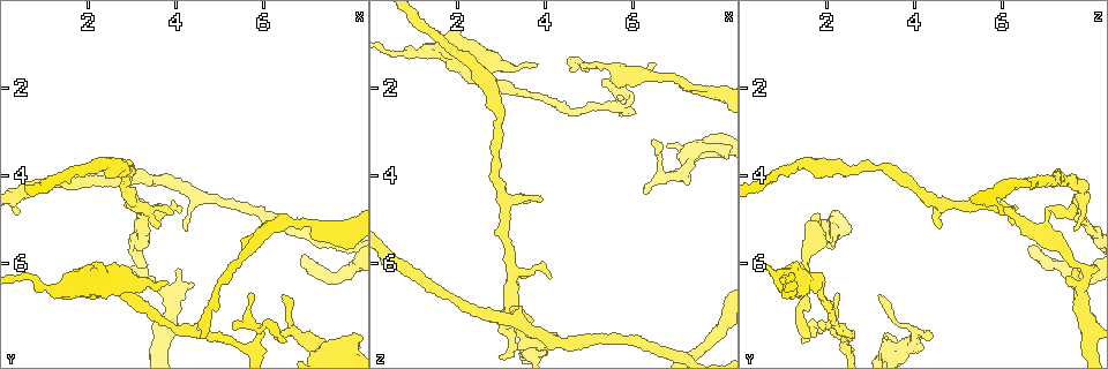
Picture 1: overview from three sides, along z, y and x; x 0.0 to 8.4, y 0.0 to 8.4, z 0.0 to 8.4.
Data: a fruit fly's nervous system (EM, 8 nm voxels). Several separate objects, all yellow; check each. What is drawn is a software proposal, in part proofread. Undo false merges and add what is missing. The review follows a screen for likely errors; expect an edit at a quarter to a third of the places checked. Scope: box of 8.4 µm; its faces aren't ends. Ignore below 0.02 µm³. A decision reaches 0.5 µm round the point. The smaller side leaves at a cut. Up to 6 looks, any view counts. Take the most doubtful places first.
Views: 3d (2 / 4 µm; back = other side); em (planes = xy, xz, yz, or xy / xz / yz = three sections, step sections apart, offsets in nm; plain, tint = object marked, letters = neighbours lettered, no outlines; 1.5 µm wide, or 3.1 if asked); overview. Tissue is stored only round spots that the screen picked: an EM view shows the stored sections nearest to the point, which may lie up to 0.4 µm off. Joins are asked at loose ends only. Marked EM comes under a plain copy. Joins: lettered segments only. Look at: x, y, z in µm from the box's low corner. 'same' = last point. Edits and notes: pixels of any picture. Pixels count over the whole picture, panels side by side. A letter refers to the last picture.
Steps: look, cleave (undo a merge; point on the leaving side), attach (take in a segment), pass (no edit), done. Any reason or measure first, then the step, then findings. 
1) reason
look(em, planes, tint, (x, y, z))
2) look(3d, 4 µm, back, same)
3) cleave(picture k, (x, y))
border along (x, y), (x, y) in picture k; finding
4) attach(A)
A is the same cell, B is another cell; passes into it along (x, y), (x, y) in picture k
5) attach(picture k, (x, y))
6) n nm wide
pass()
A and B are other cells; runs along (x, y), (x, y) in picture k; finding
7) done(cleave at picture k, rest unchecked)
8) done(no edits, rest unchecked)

end of a long branch
look(3d, 2 µm, (4.55, 7.70, 1.50))

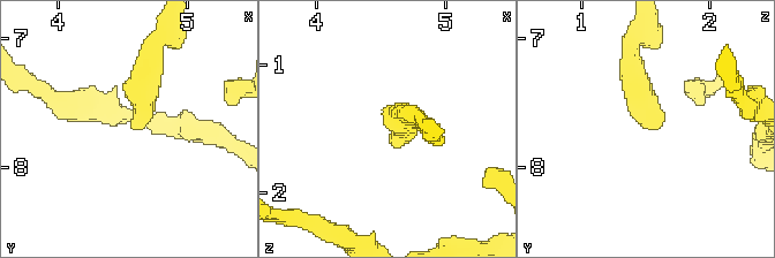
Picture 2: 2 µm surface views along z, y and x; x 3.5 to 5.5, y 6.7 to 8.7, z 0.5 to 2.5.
look(em, planes, tint, (4.58, 7.72, 1.58))

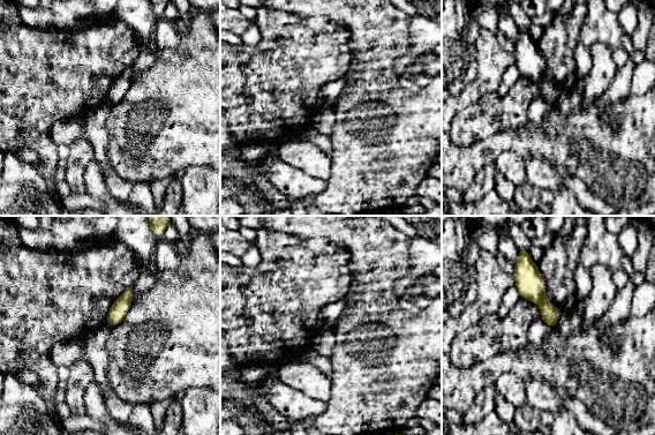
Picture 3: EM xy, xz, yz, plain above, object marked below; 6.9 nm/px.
see the neighbours
look(em, planes, letters, same)

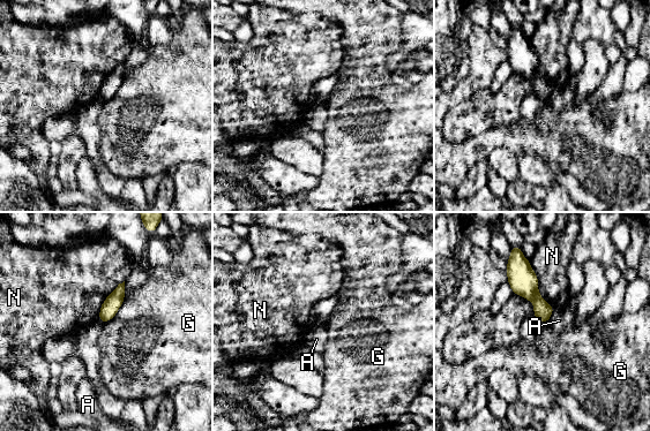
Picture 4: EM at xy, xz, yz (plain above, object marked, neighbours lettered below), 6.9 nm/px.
pass()
A, G and N are other cells; border along (125, 296), (118, 311), (103, 323) in picture 4; none of them fits

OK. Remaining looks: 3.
free end
look(em, yz, step 8, letters, (6.40, 7.75, 4.40))

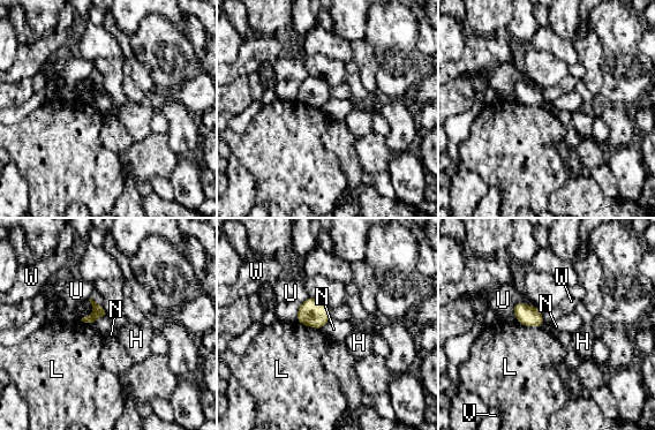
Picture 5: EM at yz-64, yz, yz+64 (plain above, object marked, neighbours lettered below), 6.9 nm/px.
U touches over 190 nm
pass()
H, L, N, U, V and W are other cells; border along (330, 318), (321, 329) in picture 5; no lettered segment goes on from it

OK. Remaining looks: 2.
calibre changes
look(em, planes, letters, (3.05, 6.80, 1.95))

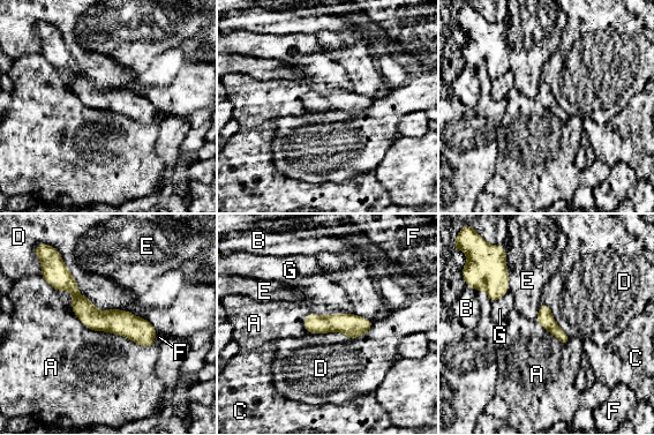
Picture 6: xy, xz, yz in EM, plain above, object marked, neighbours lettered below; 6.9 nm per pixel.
pass()
A, B, C, D, E, F and G are other cells; runs along (70, 284), (99, 321), (151, 342) in picture 6; one cell here

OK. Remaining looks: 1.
done(no edits, rest unchecked)

